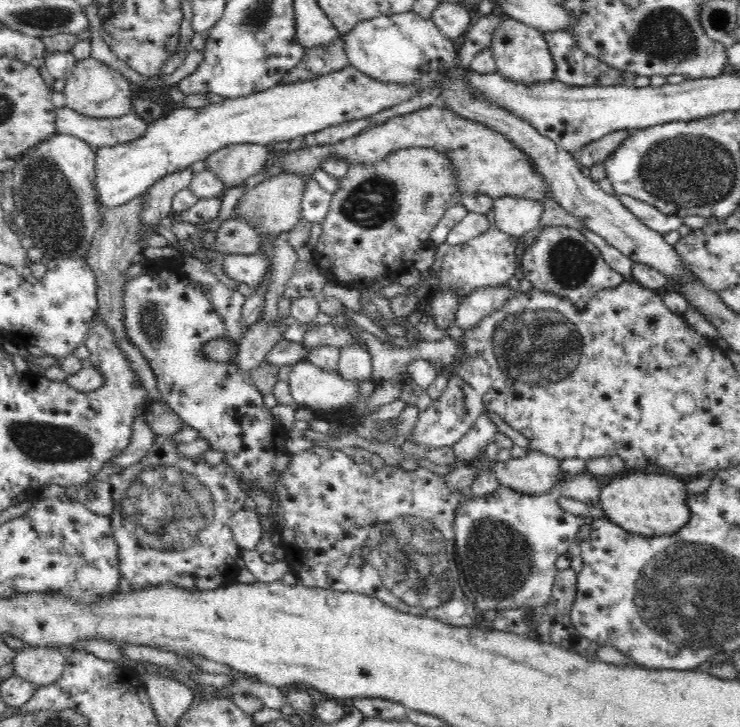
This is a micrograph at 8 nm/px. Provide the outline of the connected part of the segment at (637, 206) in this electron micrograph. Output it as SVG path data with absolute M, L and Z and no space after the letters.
M617 194L617 197L640 222L661 235L672 232L672 230L678 230L680 226L684 225L684 218L677 215L669 216L664 214L646 201L638 200L627 194Z

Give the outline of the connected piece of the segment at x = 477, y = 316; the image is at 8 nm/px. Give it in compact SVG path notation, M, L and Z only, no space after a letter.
M484 287L460 299L456 312L456 326L461 329L474 328L482 318L498 312L518 290L508 287Z

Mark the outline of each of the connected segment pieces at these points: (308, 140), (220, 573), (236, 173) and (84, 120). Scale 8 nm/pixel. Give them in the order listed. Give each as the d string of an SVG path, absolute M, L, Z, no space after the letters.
M358 118L358 120L344 120L340 124L332 124L328 128L308 134L299 148L308 148L318 144L336 144L340 140L358 136L359 132L372 126L372 118Z
M157 436L150 452L140 462L108 477L115 502L110 519L119 548L119 568L134 593L161 585L204 593L235 583L239 574L236 560L241 553L229 520L233 512L243 509L248 492L224 461L208 466L196 458L182 458L176 453L177 445L168 436Z
M236 144L220 148L208 156L204 166L229 189L244 184L247 178L260 172L271 156L270 148L260 144Z
M70 108L57 109L55 124L58 133L84 140L94 153L102 146L132 142L149 126L134 111L119 118L91 118Z

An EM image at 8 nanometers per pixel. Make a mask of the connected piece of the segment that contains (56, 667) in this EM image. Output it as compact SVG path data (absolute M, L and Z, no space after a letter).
M28 646L19 651L13 660L14 674L42 687L61 677L64 656L52 647Z

